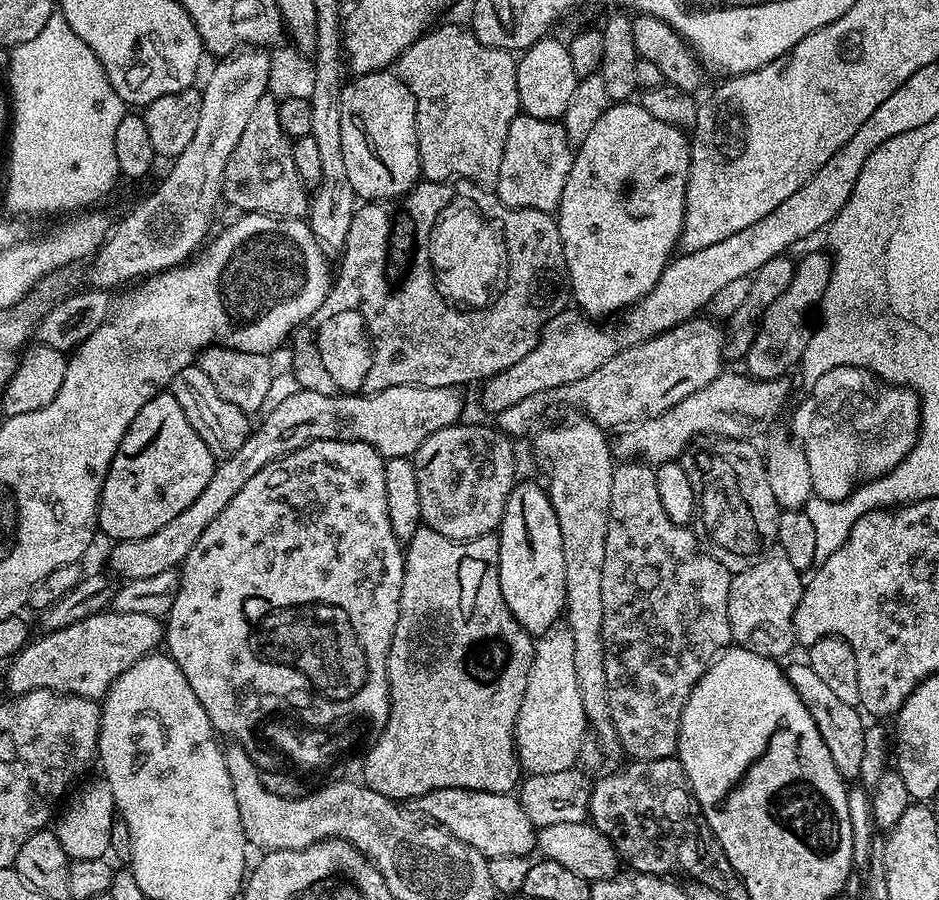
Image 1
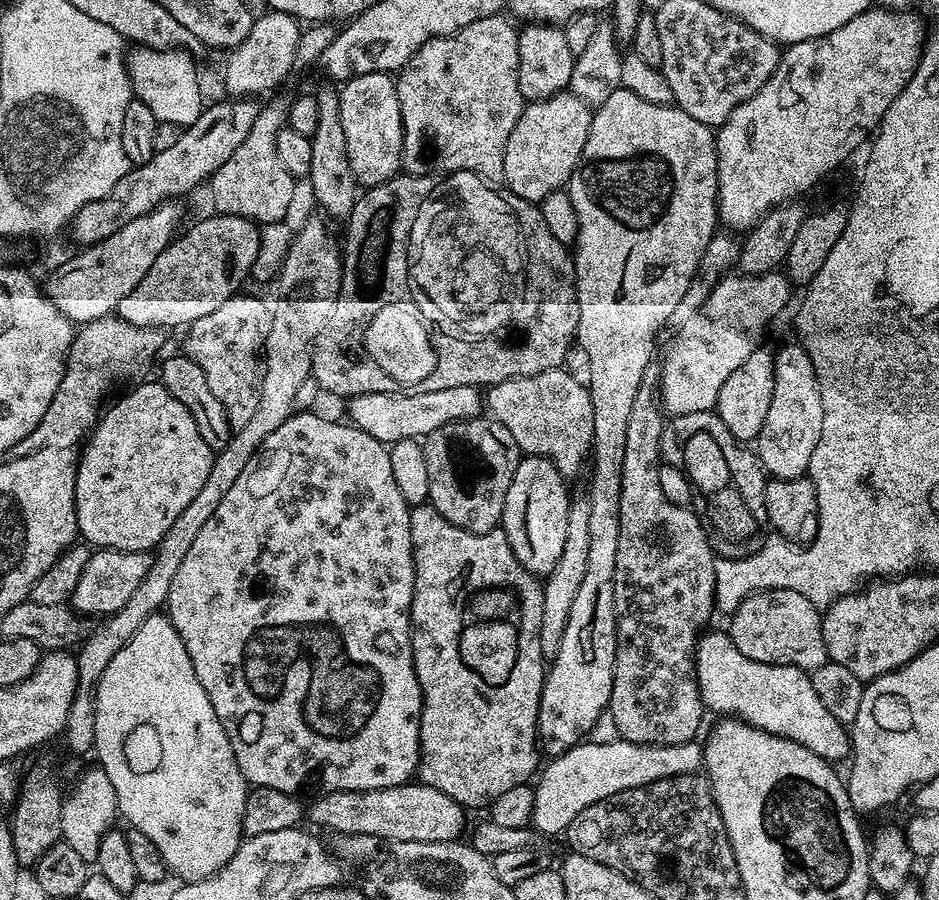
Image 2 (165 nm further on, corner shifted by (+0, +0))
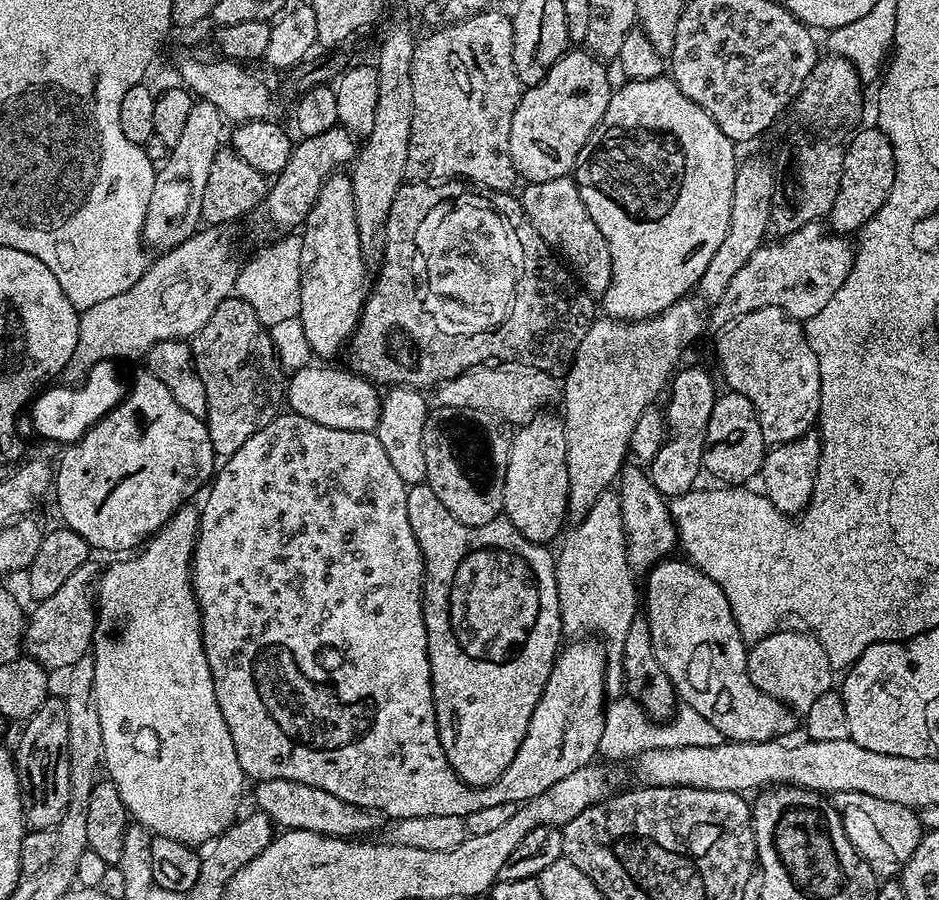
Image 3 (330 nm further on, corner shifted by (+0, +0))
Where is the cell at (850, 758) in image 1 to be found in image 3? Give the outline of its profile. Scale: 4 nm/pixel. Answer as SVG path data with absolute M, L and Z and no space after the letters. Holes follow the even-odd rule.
M665 558L647 573L648 585L642 588L642 604L648 607L646 619L652 649L670 682L676 688L677 697L687 707L698 710L714 730L723 734L728 742L766 742L784 738L787 732L798 728L798 720L788 705L774 699L770 694L758 690L750 682L748 673L748 648L738 634L730 602L722 594L722 586L714 582L701 568L687 559Z

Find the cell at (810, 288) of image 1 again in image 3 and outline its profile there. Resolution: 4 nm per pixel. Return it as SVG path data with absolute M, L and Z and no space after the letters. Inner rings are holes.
M731 390L717 395L714 402L714 410L710 410L710 422L708 429L704 435L704 463L703 467L712 476L717 476L717 481L723 482L728 486L744 486L748 480L756 480L760 475L760 468L764 465L764 454L766 445L762 438L762 426L758 422L758 414L754 410L754 406L750 402L750 398L746 398L741 392L733 392Z

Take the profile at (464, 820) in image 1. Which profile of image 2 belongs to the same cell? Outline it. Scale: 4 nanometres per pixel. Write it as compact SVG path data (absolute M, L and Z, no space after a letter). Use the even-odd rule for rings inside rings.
M419 782L390 786L382 790L355 792L324 792L306 808L307 815L320 828L330 828L334 834L373 836L379 840L398 842L438 842L460 840L464 832L466 809L454 798Z

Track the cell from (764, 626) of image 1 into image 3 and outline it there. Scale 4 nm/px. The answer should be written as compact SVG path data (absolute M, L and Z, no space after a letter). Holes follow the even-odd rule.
M804 630L784 631L771 632L769 636L748 648L750 682L758 686L758 690L788 705L793 713L806 714L810 706L814 706L814 702L822 698L822 694L833 691L834 669L830 658L826 658L826 650L815 636Z

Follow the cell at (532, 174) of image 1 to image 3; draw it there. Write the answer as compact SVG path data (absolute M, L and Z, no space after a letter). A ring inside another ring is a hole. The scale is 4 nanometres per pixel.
M569 50L558 58L558 62L554 62L554 66L550 66L542 82L523 89L510 126L510 158L521 181L537 184L573 175L578 154L582 154L582 146L586 146L590 134L606 114L606 106L614 91L614 84L608 81L608 72L604 68L607 68L605 61L591 52Z

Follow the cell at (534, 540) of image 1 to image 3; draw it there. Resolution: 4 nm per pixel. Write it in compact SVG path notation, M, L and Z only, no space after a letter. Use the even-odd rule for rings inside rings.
M548 414L533 415L511 433L503 515L518 526L526 538L535 544L547 545L552 542L548 540L561 535L560 527L568 516L568 467L563 419L559 415L544 415Z

